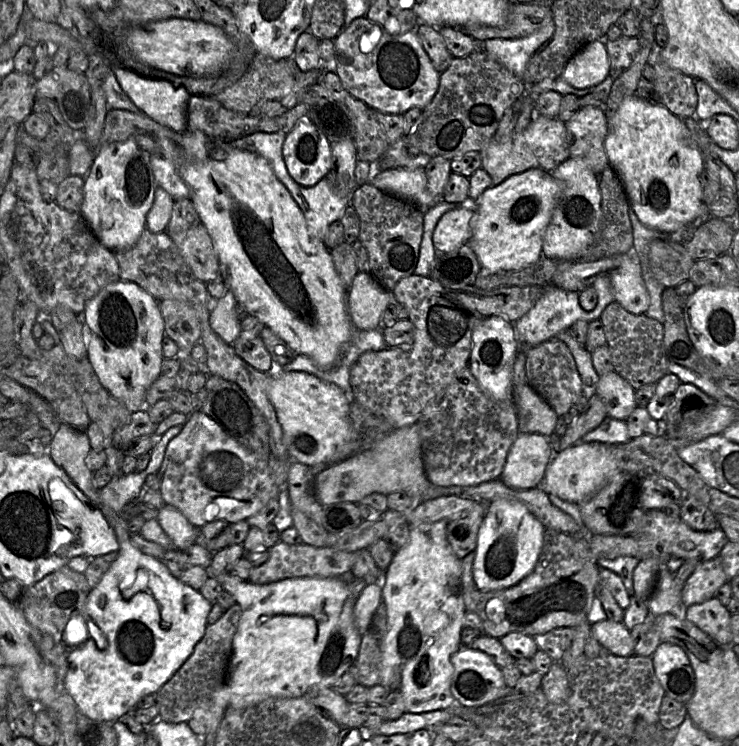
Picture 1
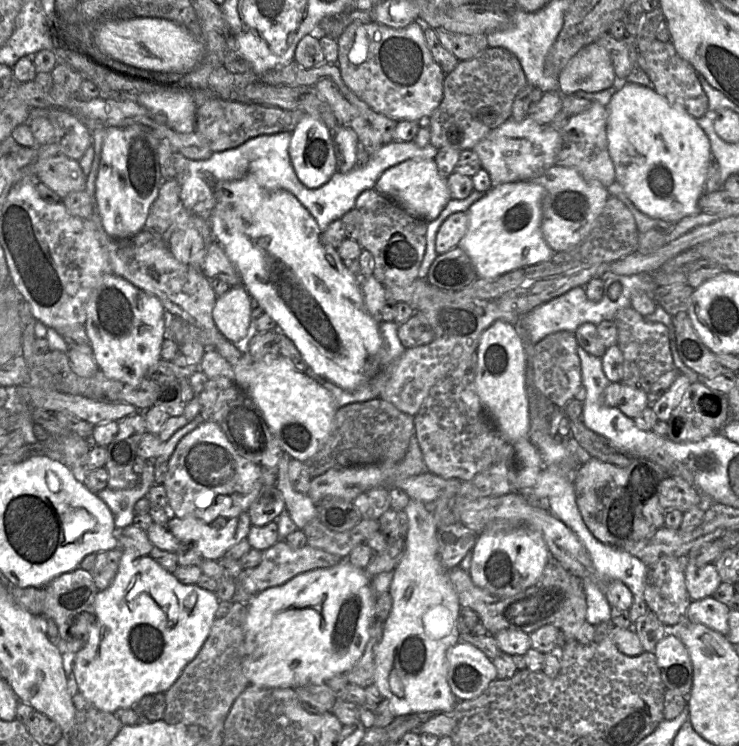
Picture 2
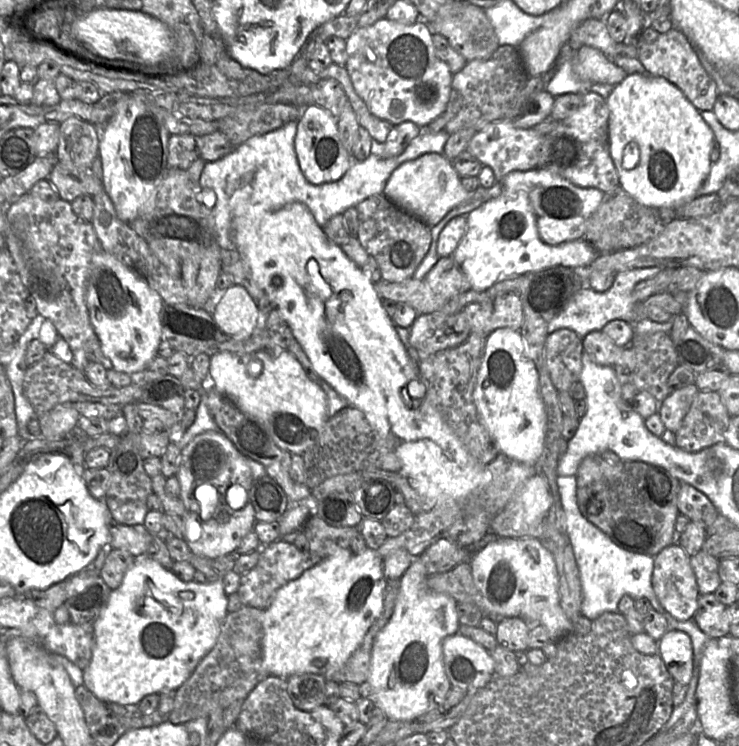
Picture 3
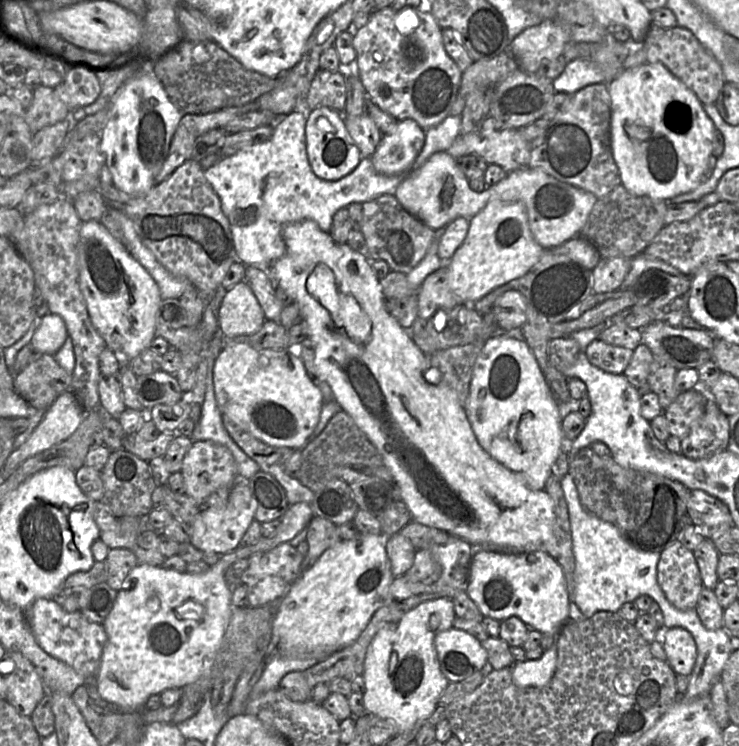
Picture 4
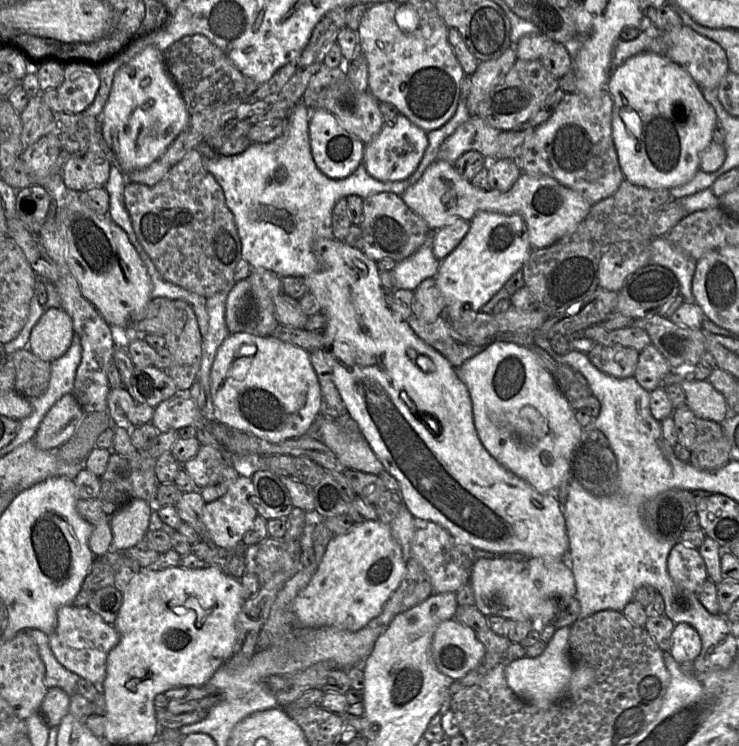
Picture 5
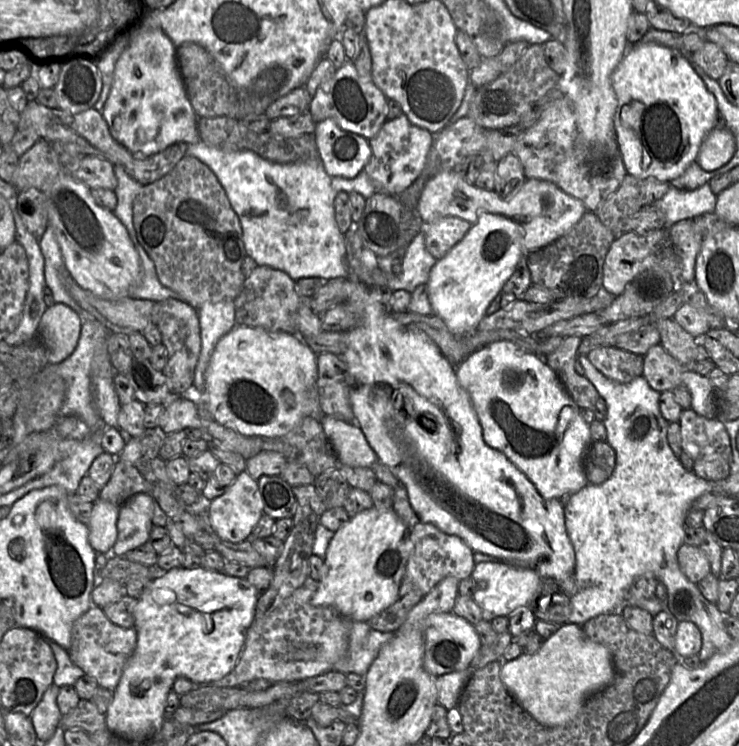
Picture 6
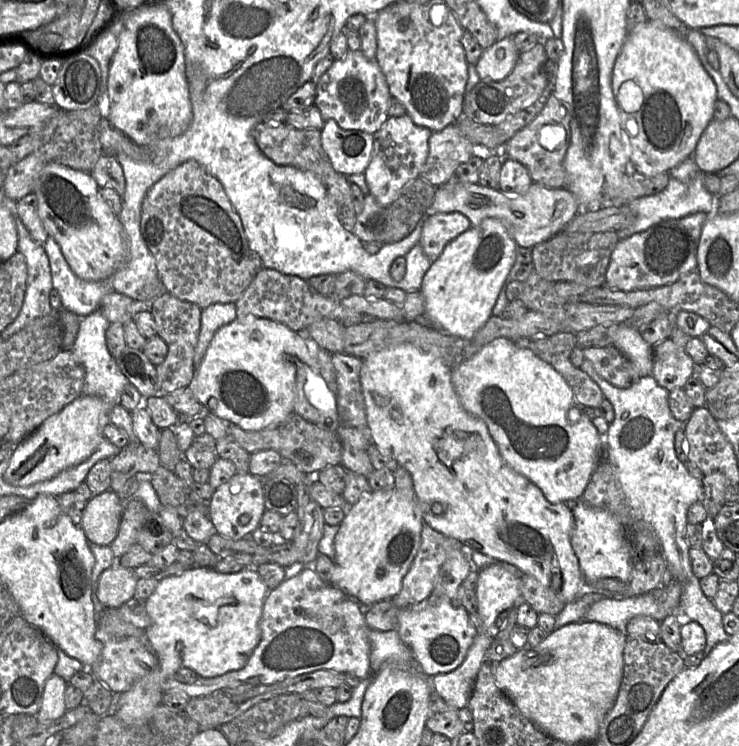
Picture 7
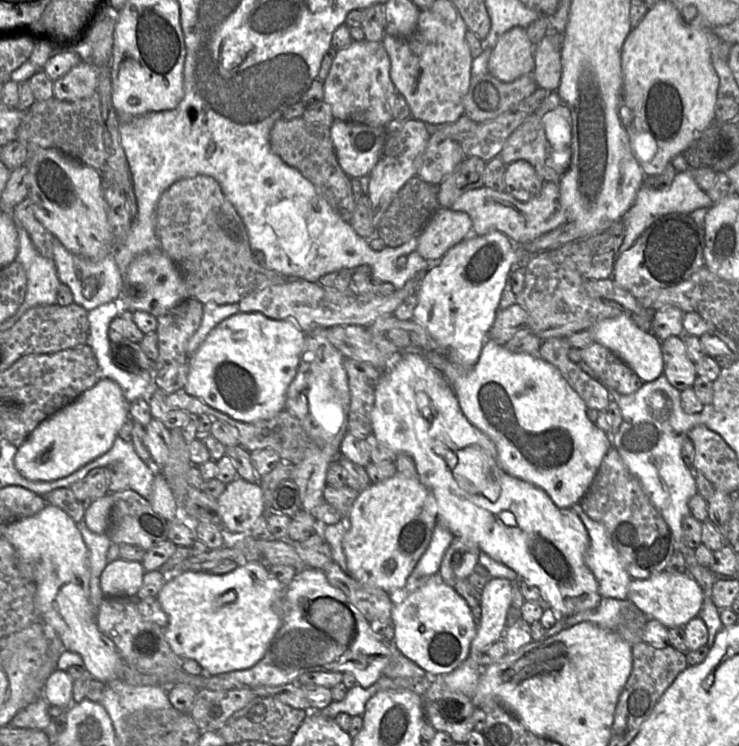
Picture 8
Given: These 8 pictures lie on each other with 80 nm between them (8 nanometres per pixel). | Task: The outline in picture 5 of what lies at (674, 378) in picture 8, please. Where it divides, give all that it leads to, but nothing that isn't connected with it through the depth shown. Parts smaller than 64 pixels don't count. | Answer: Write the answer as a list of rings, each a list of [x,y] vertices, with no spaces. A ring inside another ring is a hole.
[[[647,345],[639,352],[639,359],[633,377],[648,392],[660,388],[665,376],[672,372],[672,368],[653,345]]]

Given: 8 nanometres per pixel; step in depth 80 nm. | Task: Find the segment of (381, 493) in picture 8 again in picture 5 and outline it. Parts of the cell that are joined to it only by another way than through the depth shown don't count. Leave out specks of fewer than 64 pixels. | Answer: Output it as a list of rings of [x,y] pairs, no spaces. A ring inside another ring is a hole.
[[[378,519],[356,523],[349,532],[334,535],[309,583],[294,601],[298,622],[305,627],[335,627],[350,632],[362,629],[380,614],[401,583],[407,561],[400,544],[392,535],[390,525]]]

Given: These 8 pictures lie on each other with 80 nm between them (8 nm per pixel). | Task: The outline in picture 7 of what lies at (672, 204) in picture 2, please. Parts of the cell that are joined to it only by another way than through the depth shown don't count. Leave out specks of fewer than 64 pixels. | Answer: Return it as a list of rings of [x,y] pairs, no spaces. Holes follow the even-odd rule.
[[[648,19],[638,24],[627,34],[613,68],[611,83],[618,104],[621,129],[631,146],[632,171],[644,176],[655,176],[669,172],[684,159],[692,157],[703,132],[714,119],[714,106],[718,95],[714,80],[682,33],[659,21]],[[630,119],[635,120],[638,125],[635,136],[631,135],[627,127]]]

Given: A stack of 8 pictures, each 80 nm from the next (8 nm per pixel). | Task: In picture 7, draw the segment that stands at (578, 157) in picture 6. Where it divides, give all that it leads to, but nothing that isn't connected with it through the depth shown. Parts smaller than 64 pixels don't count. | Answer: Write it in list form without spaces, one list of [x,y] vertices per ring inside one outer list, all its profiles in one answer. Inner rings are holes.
[[[552,93],[541,112],[504,146],[505,158],[522,163],[533,182],[553,188],[566,188],[567,173],[564,158],[571,139],[569,113],[564,104]]]

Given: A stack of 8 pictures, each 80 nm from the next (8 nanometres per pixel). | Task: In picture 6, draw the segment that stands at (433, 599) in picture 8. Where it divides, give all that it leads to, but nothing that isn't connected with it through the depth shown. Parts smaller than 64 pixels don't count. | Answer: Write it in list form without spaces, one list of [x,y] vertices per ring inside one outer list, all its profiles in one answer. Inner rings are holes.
[[[453,612],[430,614],[425,620],[423,665],[435,677],[468,668],[481,646],[473,625]]]

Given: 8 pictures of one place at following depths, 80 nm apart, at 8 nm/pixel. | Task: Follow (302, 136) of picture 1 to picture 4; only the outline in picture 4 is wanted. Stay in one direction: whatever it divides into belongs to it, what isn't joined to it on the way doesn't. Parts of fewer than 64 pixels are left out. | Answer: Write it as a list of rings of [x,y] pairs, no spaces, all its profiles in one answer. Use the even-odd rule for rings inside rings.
[[[318,106],[310,111],[305,125],[305,141],[311,168],[323,180],[339,180],[353,171],[363,158],[347,131],[343,115],[326,106]]]

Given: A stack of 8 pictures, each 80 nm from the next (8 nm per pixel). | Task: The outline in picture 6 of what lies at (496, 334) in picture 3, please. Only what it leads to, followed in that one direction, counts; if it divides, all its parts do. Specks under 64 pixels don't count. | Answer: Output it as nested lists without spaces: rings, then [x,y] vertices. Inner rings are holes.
[[[501,340],[476,350],[455,367],[460,385],[470,396],[485,443],[501,452],[525,474],[543,498],[559,499],[589,484],[583,458],[591,442],[590,426],[557,374],[539,355],[527,352],[511,341]]]

